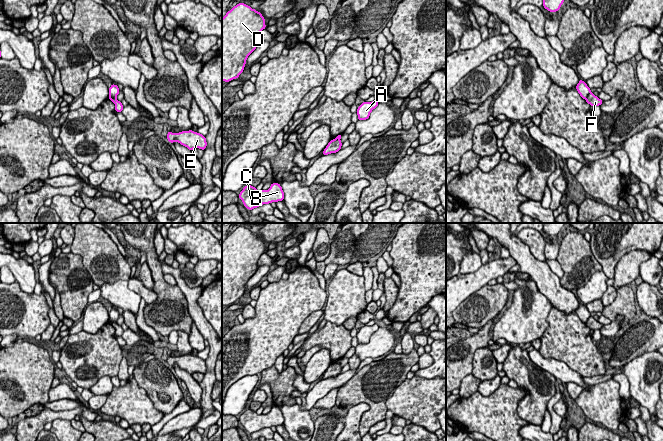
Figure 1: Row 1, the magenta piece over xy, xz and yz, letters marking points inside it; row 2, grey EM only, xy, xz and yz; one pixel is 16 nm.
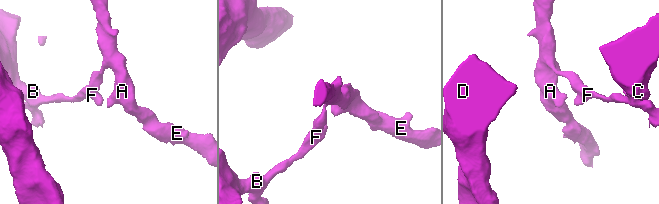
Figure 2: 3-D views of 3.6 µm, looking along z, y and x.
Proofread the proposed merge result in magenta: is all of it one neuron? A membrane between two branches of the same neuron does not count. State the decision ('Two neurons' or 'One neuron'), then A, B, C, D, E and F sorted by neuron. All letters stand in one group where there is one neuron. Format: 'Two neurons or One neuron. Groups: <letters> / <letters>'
Two neurons. Groups: A E / B C D F

